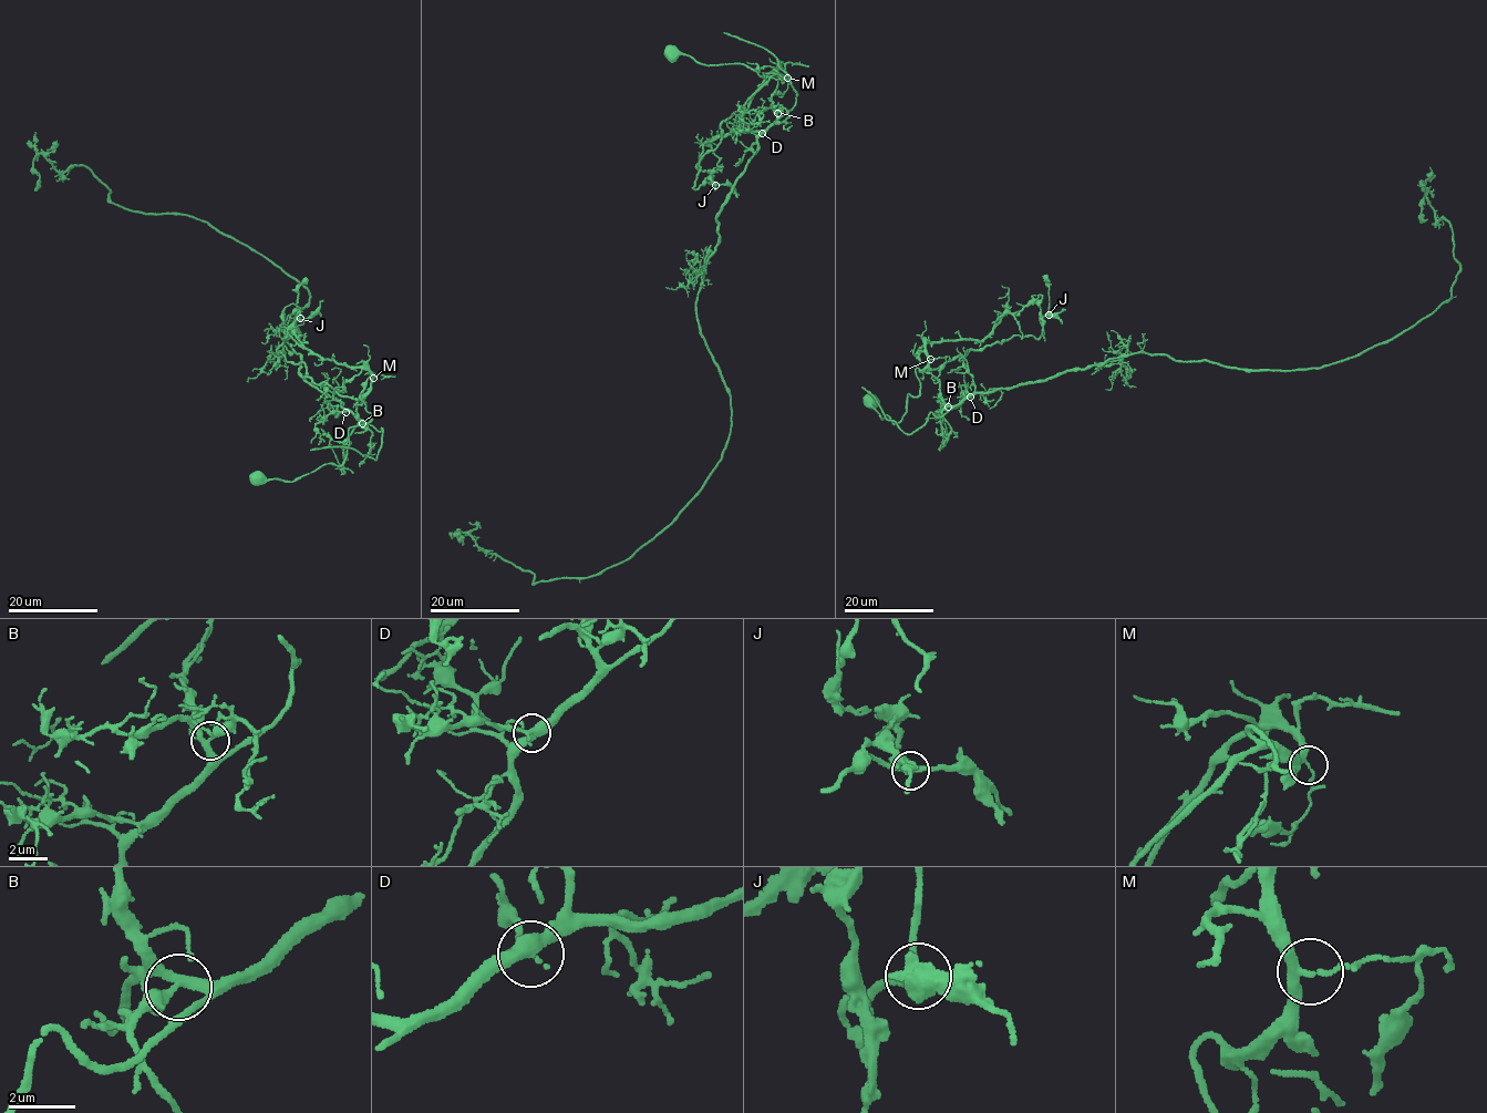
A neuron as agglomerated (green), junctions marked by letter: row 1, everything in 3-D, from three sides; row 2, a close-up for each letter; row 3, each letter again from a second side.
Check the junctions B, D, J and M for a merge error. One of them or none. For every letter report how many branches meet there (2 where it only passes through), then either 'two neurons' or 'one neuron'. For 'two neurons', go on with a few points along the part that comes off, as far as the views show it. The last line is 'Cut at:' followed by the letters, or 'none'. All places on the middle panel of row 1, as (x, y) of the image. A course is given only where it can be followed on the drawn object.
B: 3 | one neuron
D: 3 | one neuron
J: 3 | one neuron
M: 3 | two neurons | (787, 78), (716, 217), (698, 295), (731, 410), (699, 494), (587, 577), (535, 584), (458, 540)
Cut at: M

